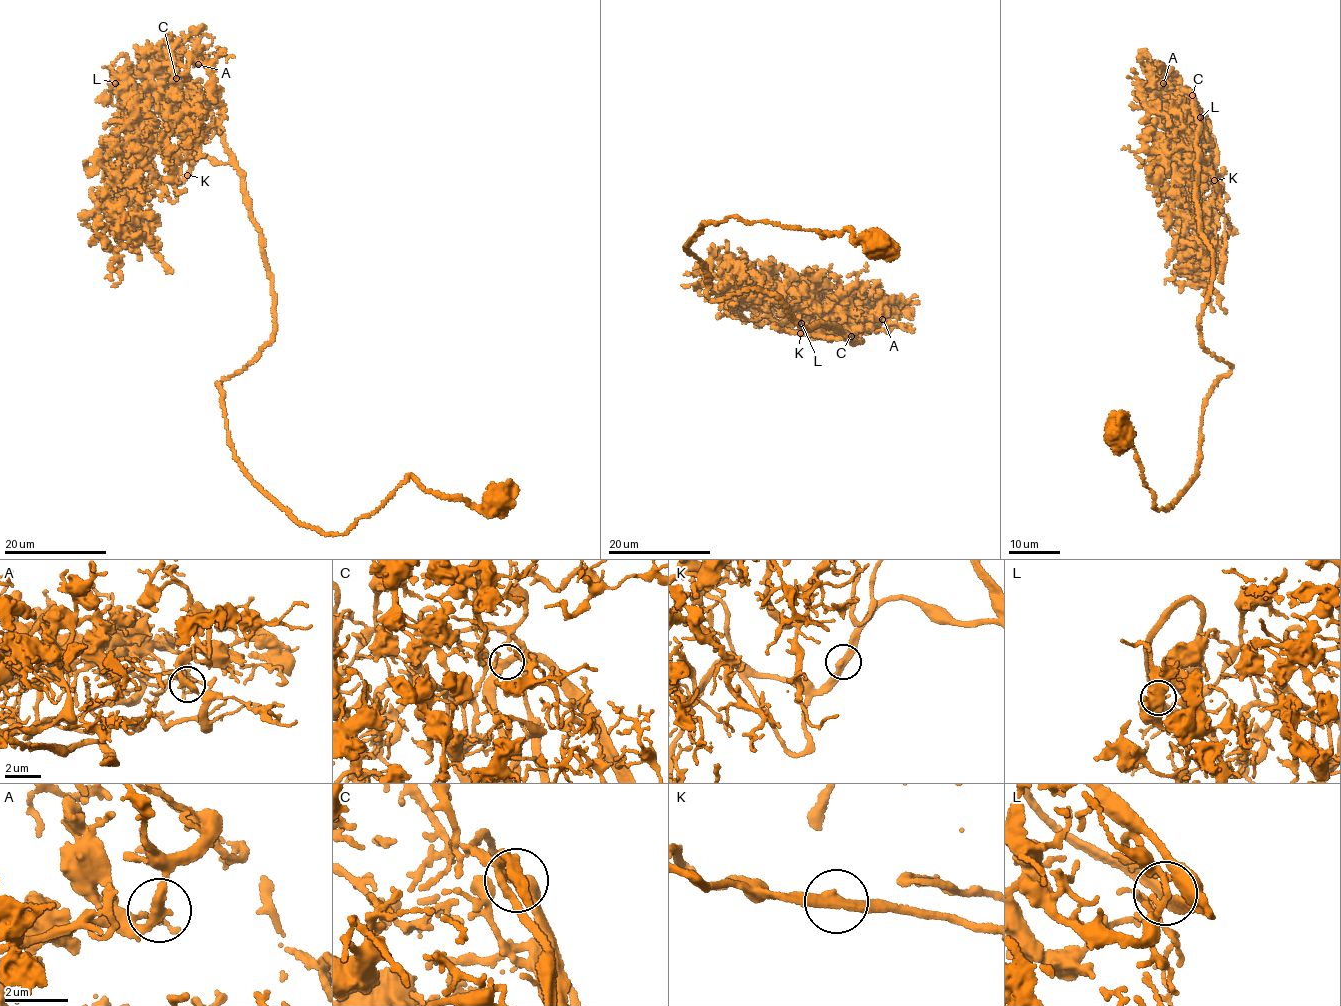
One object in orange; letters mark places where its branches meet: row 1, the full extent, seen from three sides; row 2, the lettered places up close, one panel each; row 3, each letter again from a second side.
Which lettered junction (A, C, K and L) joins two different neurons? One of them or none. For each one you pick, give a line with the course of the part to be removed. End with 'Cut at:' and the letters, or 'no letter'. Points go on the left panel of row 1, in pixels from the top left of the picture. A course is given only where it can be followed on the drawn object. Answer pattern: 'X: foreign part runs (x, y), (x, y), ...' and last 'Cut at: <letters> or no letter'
Cut at: no letter

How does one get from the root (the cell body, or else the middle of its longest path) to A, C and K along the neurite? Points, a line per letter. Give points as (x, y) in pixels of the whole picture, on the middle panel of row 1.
A: (875, 241), (736, 216), (686, 248), (713, 301), (771, 292), (797, 323), (856, 343), (882, 319)
C: (875, 241), (736, 216), (686, 246), (713, 301), (771, 292), (809, 330), (851, 336)
K: (875, 241), (703, 224), (686, 248), (709, 298), (771, 292), (797, 323), (847, 335), (801, 333)

